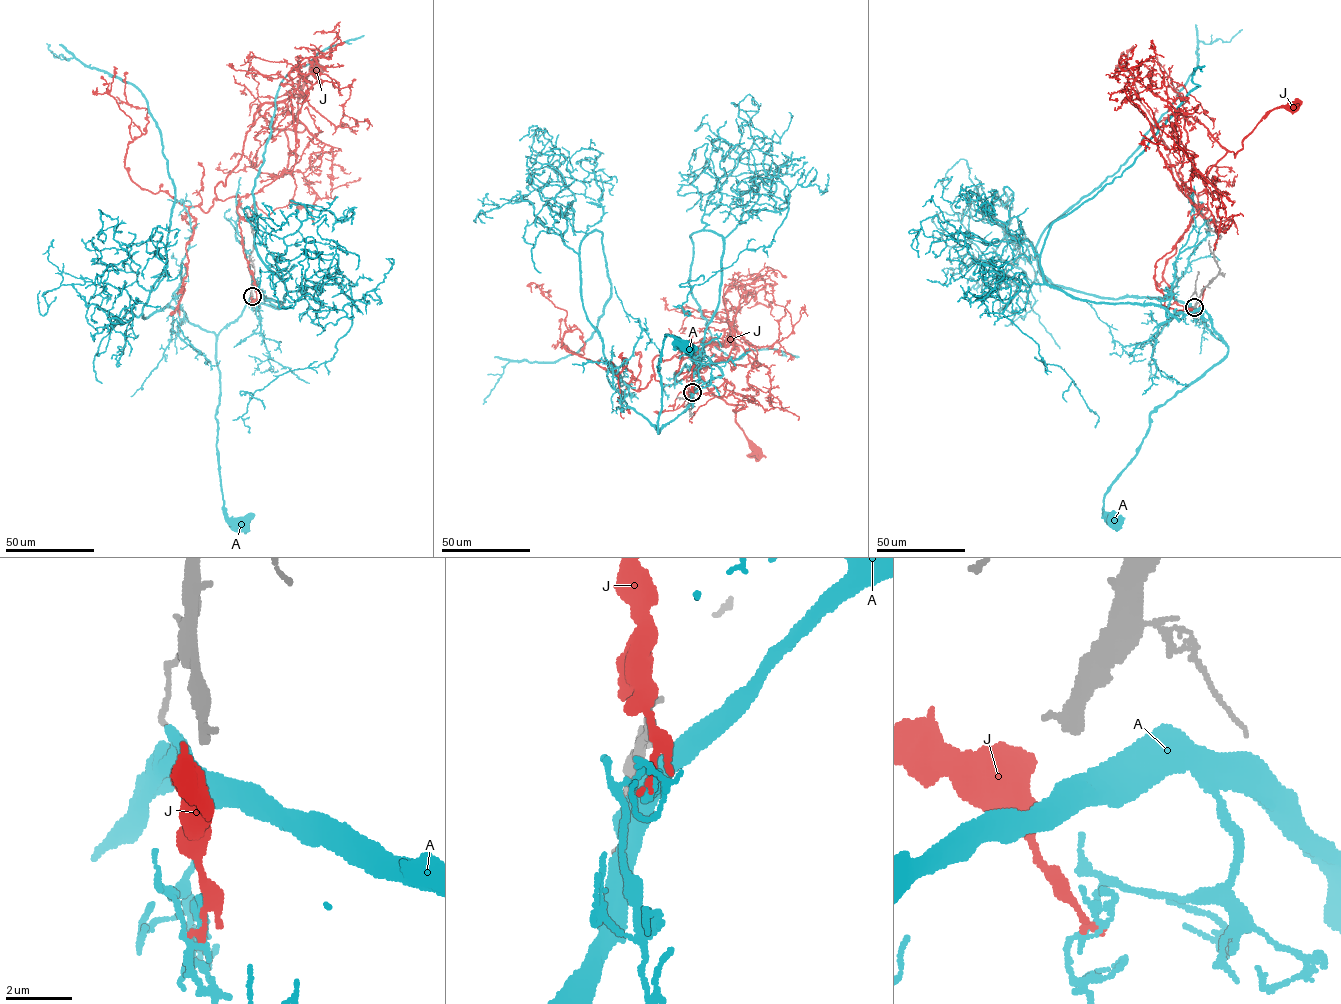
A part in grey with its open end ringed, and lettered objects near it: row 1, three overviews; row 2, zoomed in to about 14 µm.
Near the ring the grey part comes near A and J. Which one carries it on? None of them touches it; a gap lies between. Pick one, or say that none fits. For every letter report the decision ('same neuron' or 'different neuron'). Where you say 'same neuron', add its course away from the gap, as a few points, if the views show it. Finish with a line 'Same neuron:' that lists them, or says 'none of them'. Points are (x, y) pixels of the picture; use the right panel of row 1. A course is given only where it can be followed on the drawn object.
A: different neuron
J: different neuron
Same neuron: none of them

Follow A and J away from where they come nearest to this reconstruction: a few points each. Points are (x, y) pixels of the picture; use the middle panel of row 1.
A: (693, 393), (684, 411), (658, 433), (662, 380), (657, 368), (666, 335), (676, 336), (684, 346)
J: (691, 390), (691, 347), (672, 384), (656, 355), (695, 351), (757, 452)

